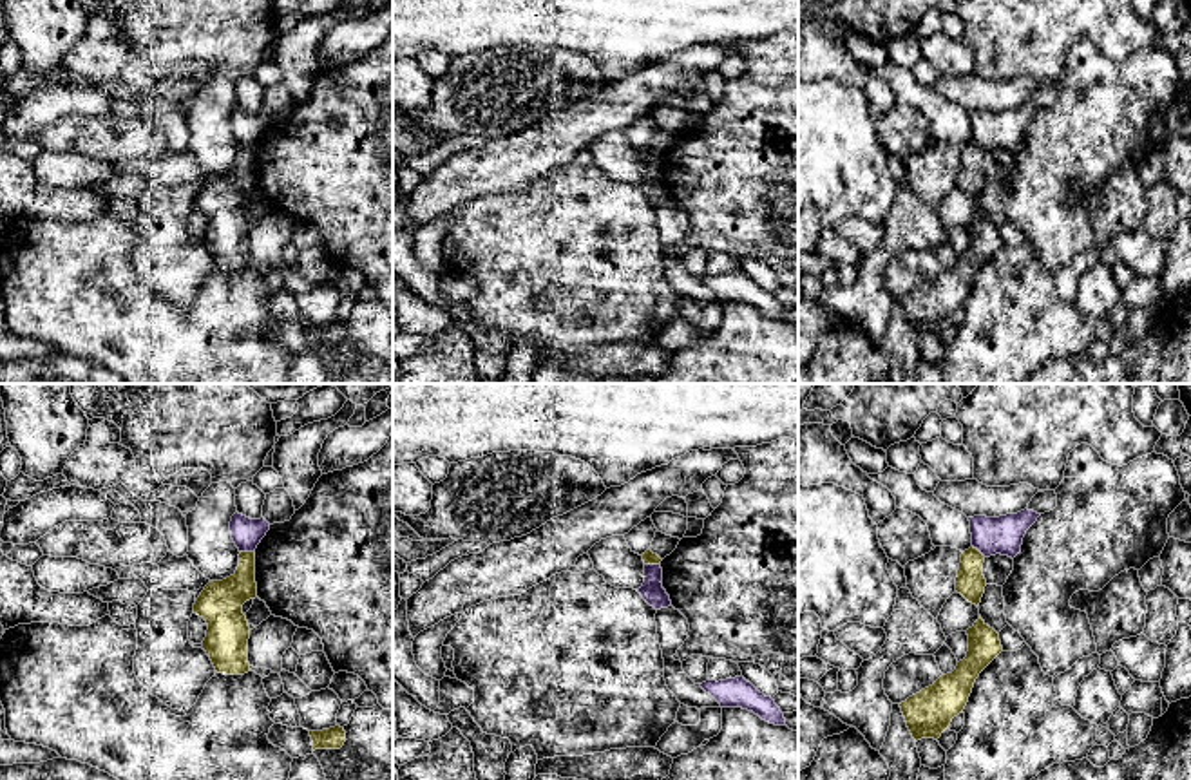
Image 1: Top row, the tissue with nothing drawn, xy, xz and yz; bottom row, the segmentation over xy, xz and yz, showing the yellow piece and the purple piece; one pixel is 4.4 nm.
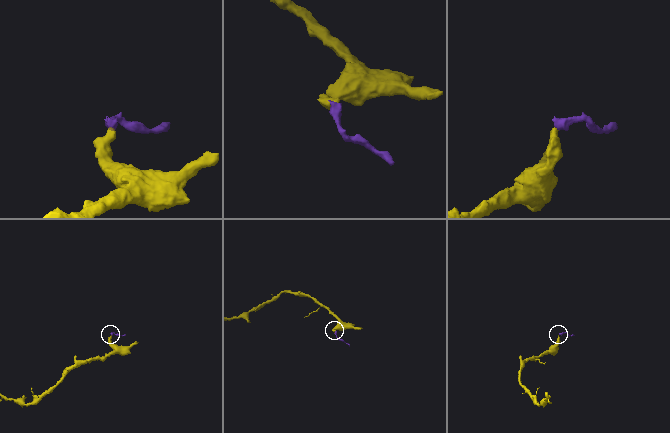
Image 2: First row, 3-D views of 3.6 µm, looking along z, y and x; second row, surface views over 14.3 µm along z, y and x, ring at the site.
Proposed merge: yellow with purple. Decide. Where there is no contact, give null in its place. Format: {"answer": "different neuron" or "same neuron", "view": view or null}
{"answer": "different neuron", "view": "xz"}

